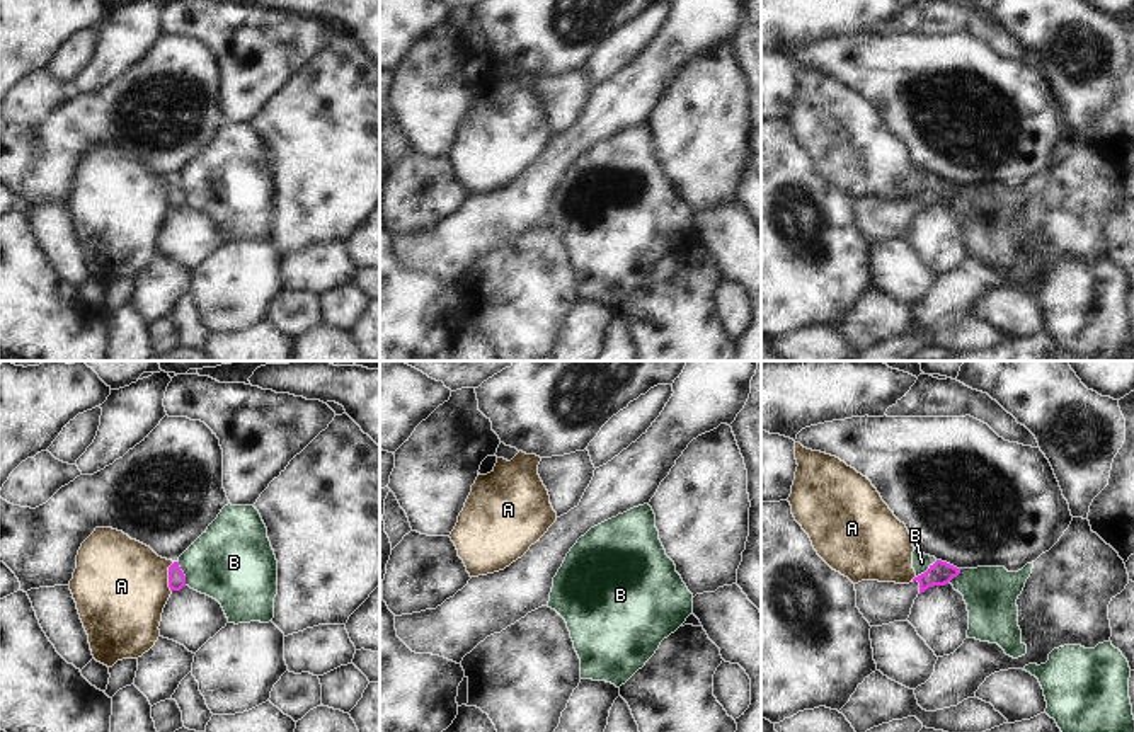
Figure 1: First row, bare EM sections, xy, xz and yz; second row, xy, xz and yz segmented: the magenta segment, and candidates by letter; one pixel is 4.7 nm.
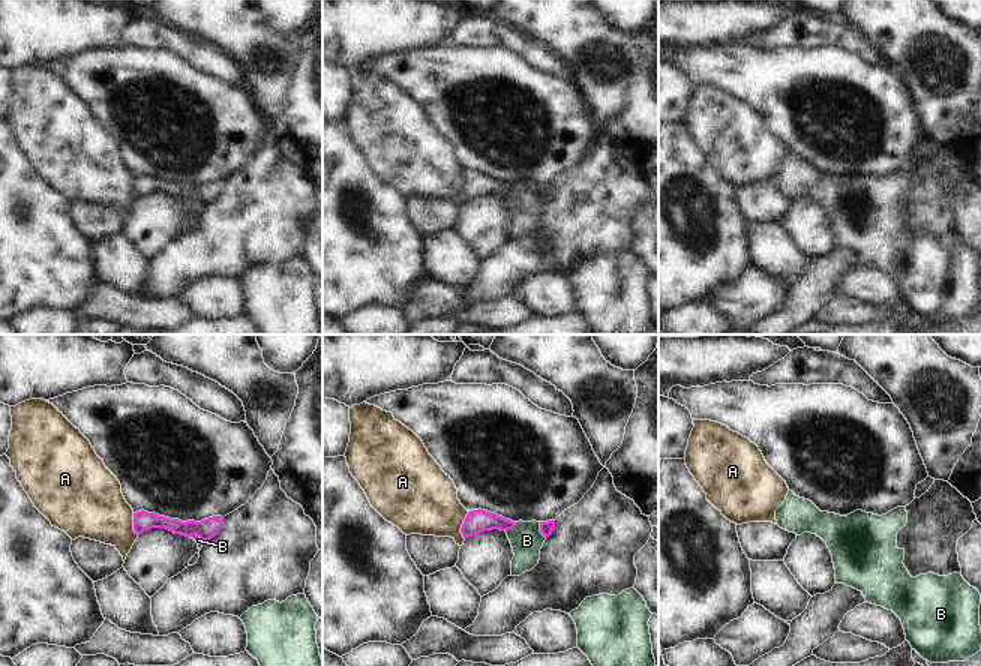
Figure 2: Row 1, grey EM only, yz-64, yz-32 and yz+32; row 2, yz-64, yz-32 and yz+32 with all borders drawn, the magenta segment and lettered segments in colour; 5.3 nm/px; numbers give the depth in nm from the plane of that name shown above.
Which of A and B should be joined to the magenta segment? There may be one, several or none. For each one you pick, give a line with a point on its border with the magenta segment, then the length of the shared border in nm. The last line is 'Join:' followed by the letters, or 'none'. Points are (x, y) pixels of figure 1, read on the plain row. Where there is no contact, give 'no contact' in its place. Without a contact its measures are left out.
Join: none

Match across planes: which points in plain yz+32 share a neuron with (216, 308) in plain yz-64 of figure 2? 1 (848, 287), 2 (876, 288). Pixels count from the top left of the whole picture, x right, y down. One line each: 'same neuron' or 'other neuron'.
1: same neuron
2: same neuron

